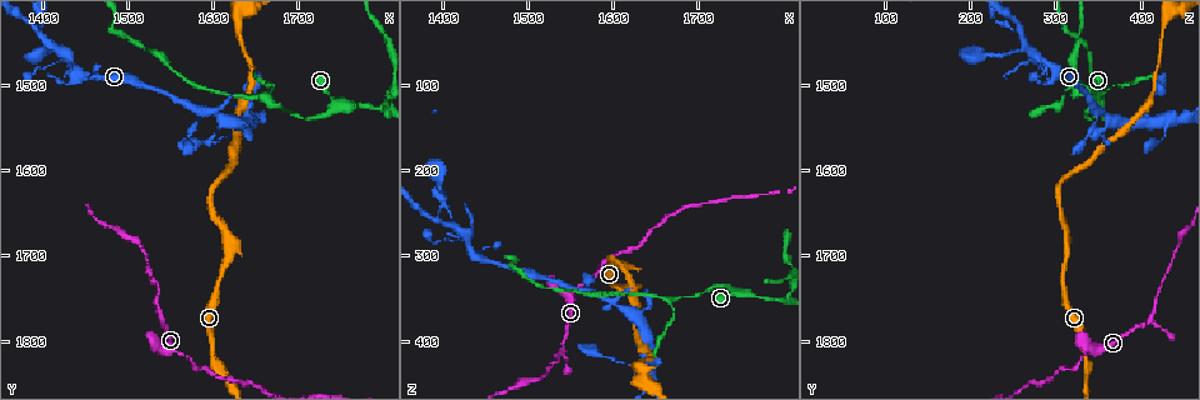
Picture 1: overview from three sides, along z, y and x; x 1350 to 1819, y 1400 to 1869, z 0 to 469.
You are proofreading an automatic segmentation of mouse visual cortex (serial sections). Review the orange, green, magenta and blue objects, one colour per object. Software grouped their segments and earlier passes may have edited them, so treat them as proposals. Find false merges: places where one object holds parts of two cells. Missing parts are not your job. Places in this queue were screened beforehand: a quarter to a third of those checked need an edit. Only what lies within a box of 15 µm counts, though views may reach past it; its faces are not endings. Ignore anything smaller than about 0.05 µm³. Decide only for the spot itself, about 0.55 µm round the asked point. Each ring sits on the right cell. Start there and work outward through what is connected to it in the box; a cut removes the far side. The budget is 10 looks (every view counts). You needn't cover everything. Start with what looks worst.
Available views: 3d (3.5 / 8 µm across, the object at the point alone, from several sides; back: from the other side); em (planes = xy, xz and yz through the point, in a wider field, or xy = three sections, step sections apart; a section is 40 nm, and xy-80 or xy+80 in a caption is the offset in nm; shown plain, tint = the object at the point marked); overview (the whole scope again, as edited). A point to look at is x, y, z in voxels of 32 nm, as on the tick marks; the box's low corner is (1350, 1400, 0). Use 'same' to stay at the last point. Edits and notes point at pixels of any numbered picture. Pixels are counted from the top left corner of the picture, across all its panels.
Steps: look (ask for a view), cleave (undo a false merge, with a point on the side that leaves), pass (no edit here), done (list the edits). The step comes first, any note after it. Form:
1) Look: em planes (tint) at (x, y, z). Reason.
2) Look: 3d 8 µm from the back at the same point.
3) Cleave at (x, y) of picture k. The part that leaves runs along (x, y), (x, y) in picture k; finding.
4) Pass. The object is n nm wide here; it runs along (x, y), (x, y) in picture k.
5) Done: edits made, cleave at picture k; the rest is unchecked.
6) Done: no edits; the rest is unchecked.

Look: 3d 8 µm at (1395, 1435, 255). Sharp bend.

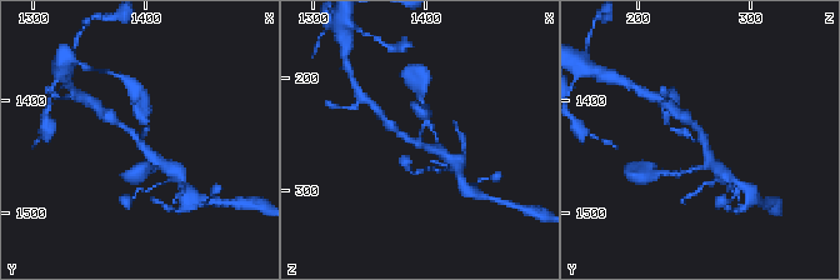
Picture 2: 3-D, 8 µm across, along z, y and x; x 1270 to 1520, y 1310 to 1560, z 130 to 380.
Look: 3d 3.5 µm from the back at (1396, 1434, 258). Zoom in.

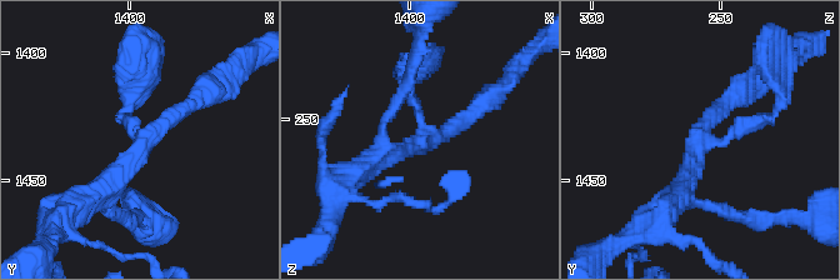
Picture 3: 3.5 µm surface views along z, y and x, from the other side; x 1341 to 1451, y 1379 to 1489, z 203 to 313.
Pass. It runs along (90, 196), (205, 93) in picture 3; continuous, no second cell.

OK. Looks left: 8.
Look: 3d 3.5 µm at (1790, 1525, 350). Two arms in line, one across.

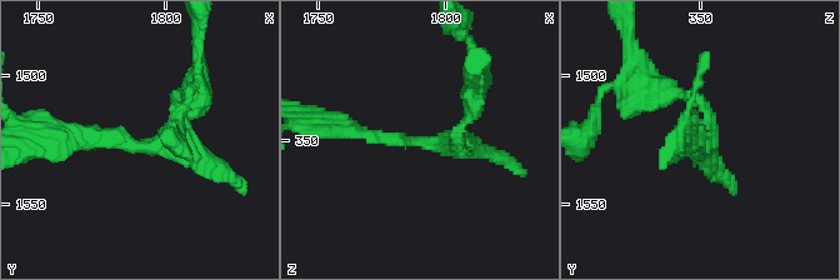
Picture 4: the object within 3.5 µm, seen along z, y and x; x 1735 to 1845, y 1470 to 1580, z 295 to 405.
Look: em planes (tint) at (1789, 1527, 351). 3 arms meet here; the arms are 150, 200, 250 nm wide.

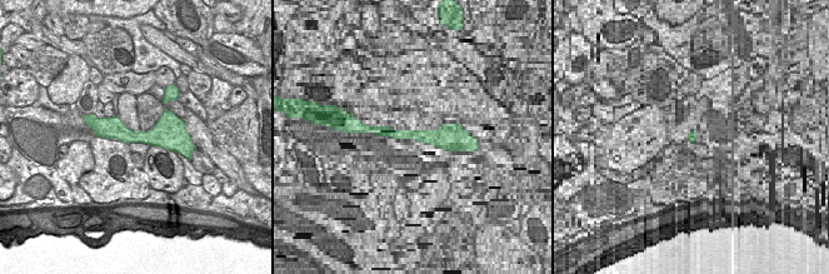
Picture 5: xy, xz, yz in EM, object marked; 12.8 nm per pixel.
Pass. It runs along (95, 123), (128, 136), (173, 131) in picture 5; continuous, no second cell.

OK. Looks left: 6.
Look: 3d 8 µm at (1670, 1520, 355). Arms part here.

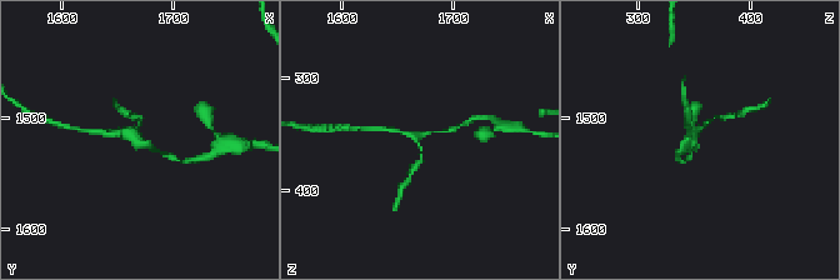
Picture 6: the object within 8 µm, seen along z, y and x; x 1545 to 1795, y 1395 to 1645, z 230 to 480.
Look: em xy step 2 (tint) at (1666, 1520, 350).

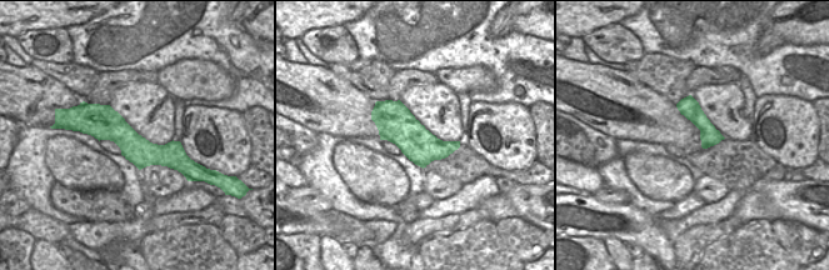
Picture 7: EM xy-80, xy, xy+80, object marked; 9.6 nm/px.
Pass. The object is 360 nm wide here; it runs along (85, 121), (185, 159) in picture 7; all the same cell.

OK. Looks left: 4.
Look: 3d 8 µm from the back at (1585, 1530, 350). Side arm on a straight run.

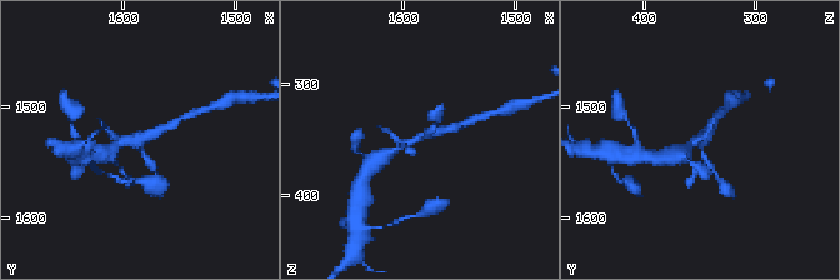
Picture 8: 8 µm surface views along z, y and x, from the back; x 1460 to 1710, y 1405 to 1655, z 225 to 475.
Look: em xy step 5 (tint) at (1586, 1532, 352).

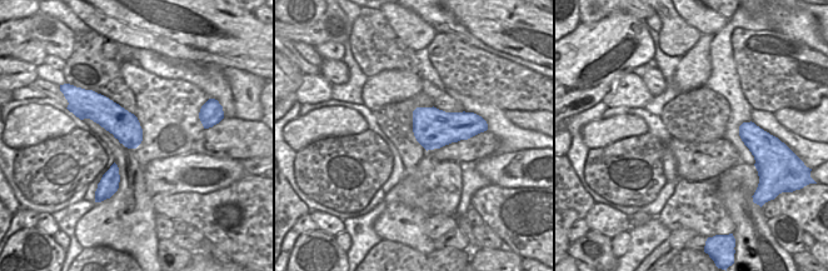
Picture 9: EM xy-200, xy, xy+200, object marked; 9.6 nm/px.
Pass. It runs along (446, 129), (428, 133), (386, 154) in picture 8; one cell here.

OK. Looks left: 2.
Done: no edits; the rest is unchecked.

